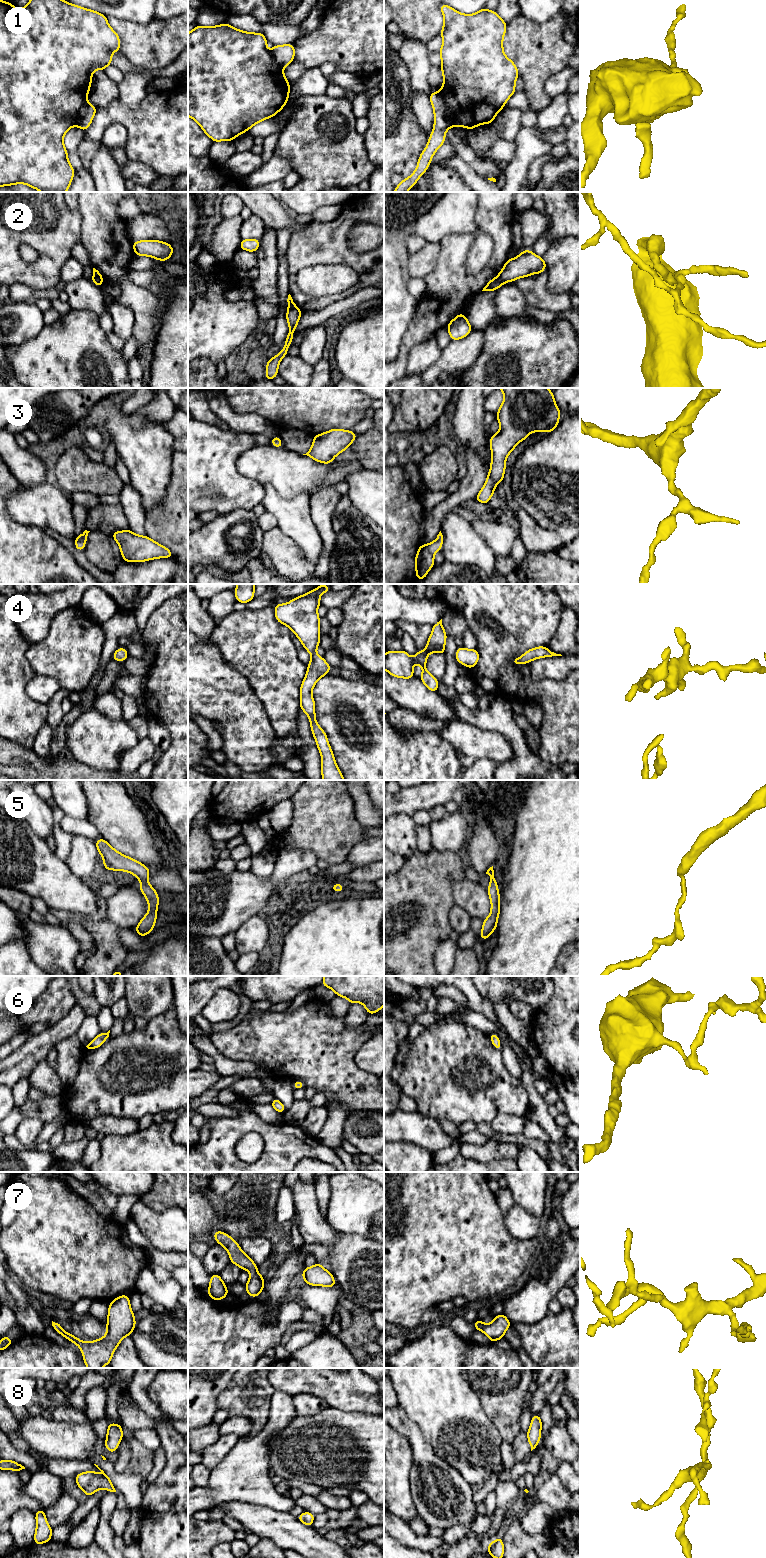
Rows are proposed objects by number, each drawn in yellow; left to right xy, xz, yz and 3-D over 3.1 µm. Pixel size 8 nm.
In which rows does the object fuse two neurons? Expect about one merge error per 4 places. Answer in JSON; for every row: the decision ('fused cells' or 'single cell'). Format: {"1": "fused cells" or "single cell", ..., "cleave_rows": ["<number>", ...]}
{"1": "single cell", "2": "fused cells", "3": "single cell", "4": "single cell", "5": "single cell", "6": "single cell", "7": "single cell", "8": "single cell", "cleave_rows": ["2"]}

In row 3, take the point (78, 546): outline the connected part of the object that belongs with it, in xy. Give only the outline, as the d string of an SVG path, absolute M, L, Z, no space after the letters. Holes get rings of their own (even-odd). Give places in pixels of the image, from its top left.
M85 530L81 535L79 535L79 536L77 536L75 538L75 548L78 551L83 551L84 550L85 544L86 544L86 540L87 540L87 536L88 536L89 532L90 531Z

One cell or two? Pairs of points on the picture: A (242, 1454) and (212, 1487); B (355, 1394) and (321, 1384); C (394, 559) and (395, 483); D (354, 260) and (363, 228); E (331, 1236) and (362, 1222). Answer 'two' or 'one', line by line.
A: one
B: one
C: one
D: two
E: two

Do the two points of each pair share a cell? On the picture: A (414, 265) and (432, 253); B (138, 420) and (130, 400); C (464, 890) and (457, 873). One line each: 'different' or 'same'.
A: same
B: different
C: different

